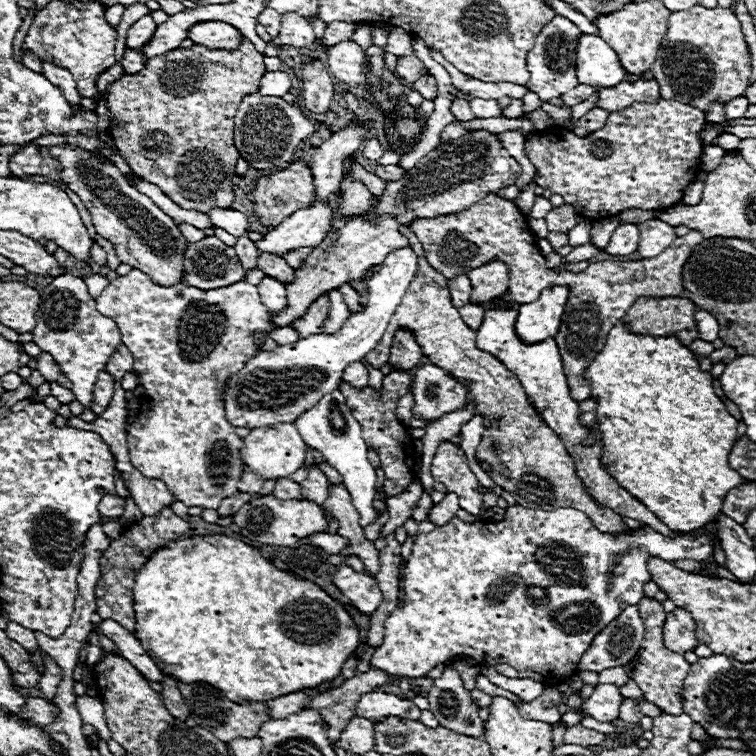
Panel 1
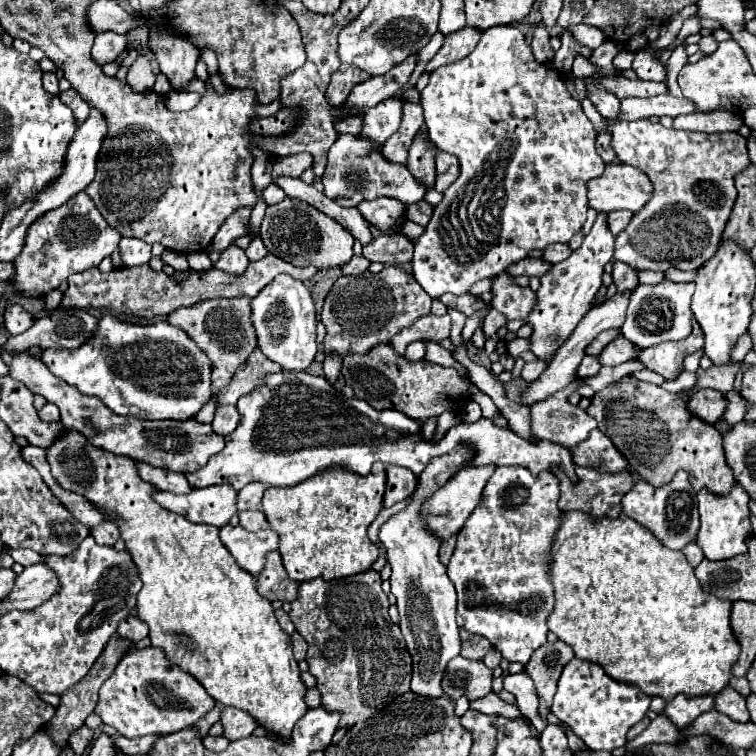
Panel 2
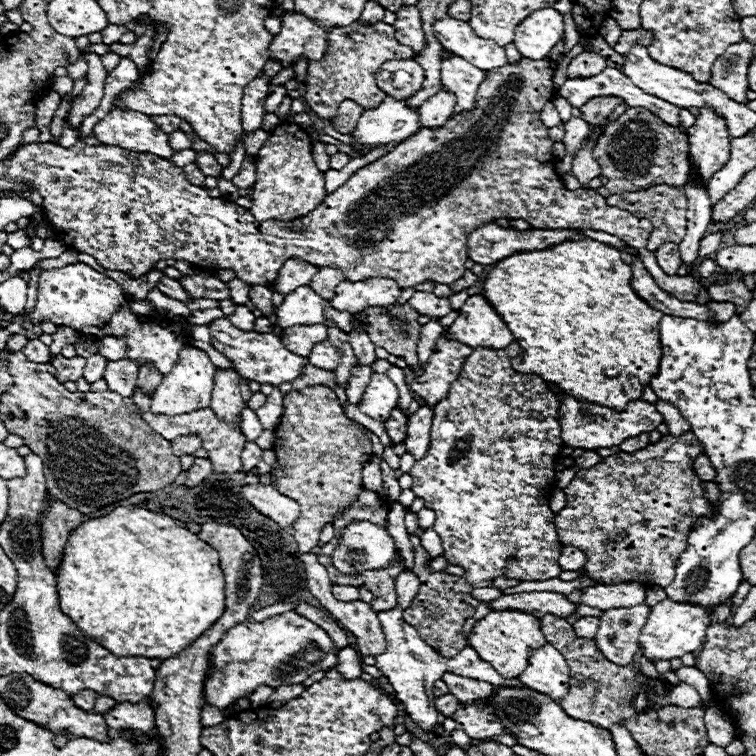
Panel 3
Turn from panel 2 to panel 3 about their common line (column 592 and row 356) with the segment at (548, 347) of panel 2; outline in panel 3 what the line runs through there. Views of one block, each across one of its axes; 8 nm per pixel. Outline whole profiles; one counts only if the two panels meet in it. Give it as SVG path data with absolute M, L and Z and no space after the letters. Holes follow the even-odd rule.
M226 316L210 322L208 328L210 328L210 336L212 336L212 346L218 352L222 352L228 360L232 360L232 364L240 376L244 376L246 380L254 380L258 384L278 386L282 382L292 382L298 376L302 364L308 360L304 356L296 356L290 350L286 350L282 340L276 338L274 334L242 332L242 330L234 328Z

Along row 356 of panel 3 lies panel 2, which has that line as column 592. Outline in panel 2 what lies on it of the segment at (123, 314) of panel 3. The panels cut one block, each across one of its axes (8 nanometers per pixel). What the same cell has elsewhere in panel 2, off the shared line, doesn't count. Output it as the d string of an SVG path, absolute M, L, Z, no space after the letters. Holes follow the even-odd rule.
M492 26L486 30L472 54L462 58L460 62L440 66L434 70L434 78L428 82L428 86L422 90L422 108L426 116L426 128L430 132L430 140L444 152L450 152L458 156L460 162L460 176L458 180L444 192L444 200L434 208L434 216L430 224L426 226L426 232L416 240L414 258L412 258L412 274L418 280L418 284L426 290L430 298L438 298L446 292L450 294L462 294L468 292L470 286L482 278L496 276L510 266L510 262L518 262L528 256L530 250L544 250L552 242L568 242L586 222L586 210L588 210L588 198L586 198L586 182L604 170L602 158L596 154L594 142L596 142L596 130L592 122L586 118L582 106L578 100L574 100L560 74L548 70L544 64L538 64L532 50L528 48L524 34L516 30L516 26Z

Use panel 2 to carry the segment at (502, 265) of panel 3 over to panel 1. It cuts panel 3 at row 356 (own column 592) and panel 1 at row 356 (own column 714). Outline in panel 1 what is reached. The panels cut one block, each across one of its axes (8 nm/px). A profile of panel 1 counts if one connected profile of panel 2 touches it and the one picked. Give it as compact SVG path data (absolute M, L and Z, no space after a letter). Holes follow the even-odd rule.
M618 322L610 330L604 350L588 366L584 376L590 380L592 396L598 400L598 424L594 428L602 432L606 462L616 480L674 532L692 532L714 524L716 516L722 514L724 496L749 480L738 476L728 464L728 454L736 442L738 420L726 412L722 400L714 394L712 374L700 370L696 356L678 338L632 334Z

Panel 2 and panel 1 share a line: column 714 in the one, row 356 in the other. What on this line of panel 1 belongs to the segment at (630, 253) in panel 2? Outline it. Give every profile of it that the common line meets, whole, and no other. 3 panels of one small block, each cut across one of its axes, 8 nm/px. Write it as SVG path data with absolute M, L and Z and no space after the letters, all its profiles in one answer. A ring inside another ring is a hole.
M132 268L126 276L118 276L102 290L96 298L96 308L118 324L122 344L132 352L134 372L144 386L138 418L126 430L130 462L146 478L162 480L174 498L186 506L216 510L224 498L238 492L236 484L244 470L242 458L238 456L242 438L234 434L234 426L226 420L222 386L232 372L238 372L258 352L252 344L252 332L264 332L270 326L270 312L260 302L258 288L246 280L216 290L200 290L186 284L166 288L152 284L144 272Z

